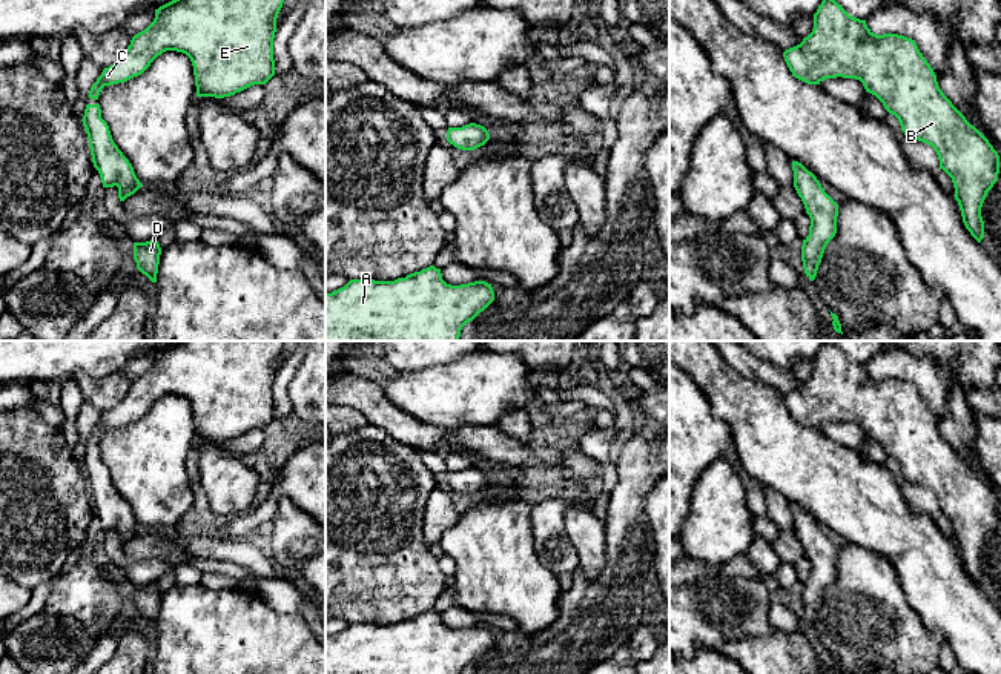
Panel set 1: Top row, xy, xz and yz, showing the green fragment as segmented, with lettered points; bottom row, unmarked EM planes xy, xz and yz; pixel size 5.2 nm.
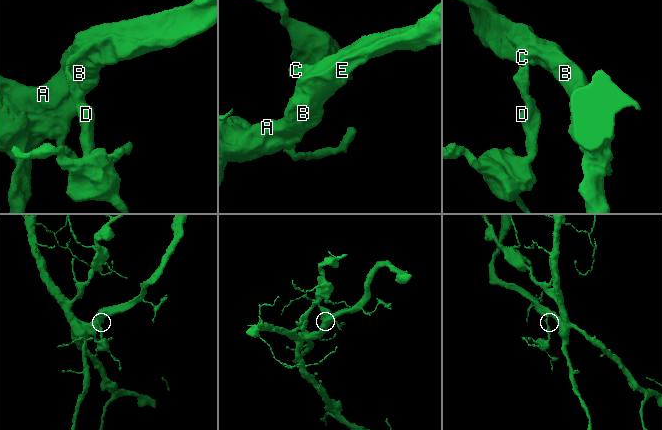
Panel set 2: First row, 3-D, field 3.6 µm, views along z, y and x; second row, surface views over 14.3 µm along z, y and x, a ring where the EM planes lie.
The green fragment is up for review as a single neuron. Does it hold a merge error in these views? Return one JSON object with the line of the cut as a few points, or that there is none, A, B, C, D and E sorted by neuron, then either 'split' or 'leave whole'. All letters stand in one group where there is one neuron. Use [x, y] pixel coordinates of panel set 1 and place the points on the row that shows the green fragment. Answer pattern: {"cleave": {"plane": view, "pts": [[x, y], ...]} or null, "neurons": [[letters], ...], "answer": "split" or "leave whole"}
{"cleave": null, "neurons": [["A", "B", "C", "D", "E"]], "answer": "leave whole"}

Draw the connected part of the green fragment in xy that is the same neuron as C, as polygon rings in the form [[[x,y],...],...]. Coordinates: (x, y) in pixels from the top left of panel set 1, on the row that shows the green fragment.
[[[172,0],[155,9],[154,21],[132,37],[124,54],[92,84],[89,98],[98,100],[104,86],[141,75],[166,51],[186,54],[193,66],[197,97],[224,98],[275,75],[273,38],[284,0]]]

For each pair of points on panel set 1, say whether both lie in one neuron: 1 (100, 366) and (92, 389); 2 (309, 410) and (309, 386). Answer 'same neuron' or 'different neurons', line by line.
1: different neurons
2: same neuron

